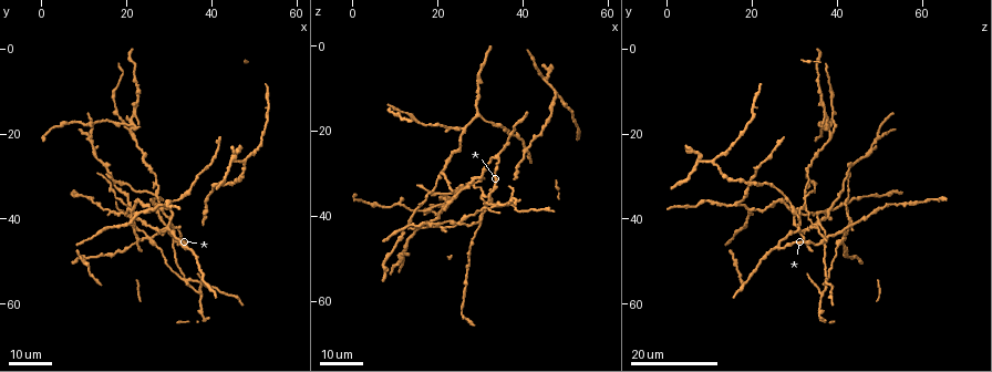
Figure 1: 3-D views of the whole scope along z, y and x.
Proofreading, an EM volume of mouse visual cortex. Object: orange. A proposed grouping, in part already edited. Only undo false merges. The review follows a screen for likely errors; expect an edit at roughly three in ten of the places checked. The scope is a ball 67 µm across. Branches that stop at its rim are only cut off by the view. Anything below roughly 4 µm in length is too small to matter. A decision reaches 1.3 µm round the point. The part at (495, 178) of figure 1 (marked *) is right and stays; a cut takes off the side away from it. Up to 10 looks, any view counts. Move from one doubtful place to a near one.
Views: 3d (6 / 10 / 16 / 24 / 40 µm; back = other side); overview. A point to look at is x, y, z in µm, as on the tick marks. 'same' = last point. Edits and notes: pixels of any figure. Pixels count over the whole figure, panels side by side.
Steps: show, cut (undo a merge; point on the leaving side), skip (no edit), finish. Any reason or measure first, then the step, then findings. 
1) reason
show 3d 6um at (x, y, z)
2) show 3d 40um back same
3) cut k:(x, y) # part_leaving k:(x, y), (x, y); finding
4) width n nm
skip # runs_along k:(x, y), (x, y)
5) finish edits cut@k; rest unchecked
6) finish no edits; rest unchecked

show 3d 16um at (29.5, 42.5, 41.5)

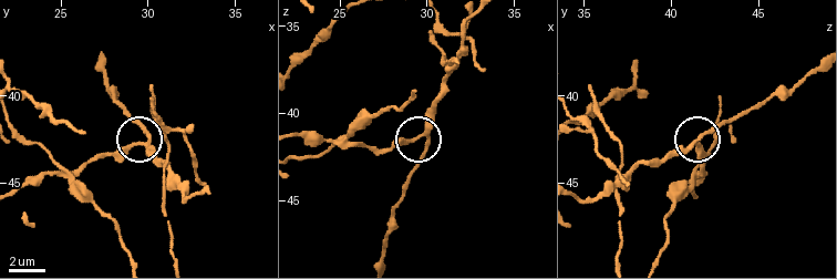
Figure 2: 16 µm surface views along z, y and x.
show 3d 6um at (29.9, 42.8, 41.2)

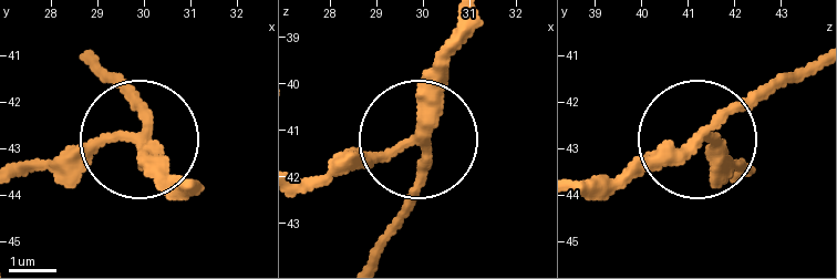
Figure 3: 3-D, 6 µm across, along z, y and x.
arms 3
skip # runs_along 3:(177, 190), (142, 138), (142, 107), (122, 75); one neuron here

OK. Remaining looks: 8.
branch point
show 3d 16um at (24.5, 44.5, 42.0)

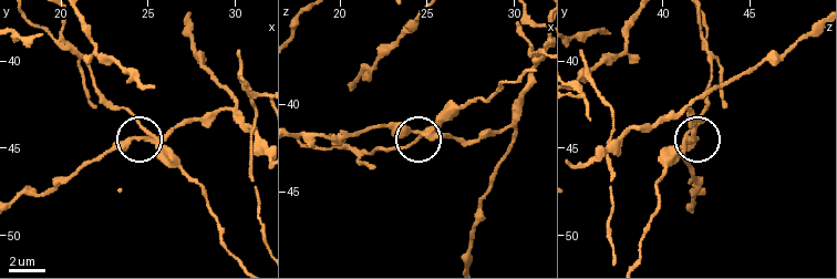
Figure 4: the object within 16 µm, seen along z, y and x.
show 3d 6um at (24.8, 44.1, 41.4)

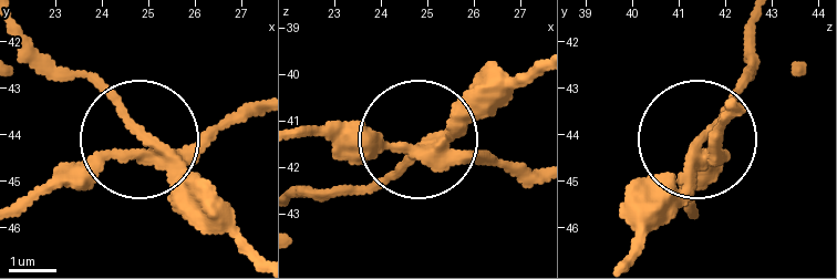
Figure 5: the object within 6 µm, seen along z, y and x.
arms 3
cut 5:(192, 216) # part_leaving 5:(168, 157), (259, 249); two neurons meet here

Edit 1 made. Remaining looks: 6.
arms part here
show 3d 24um at (33.5, 46.5, 26.0)

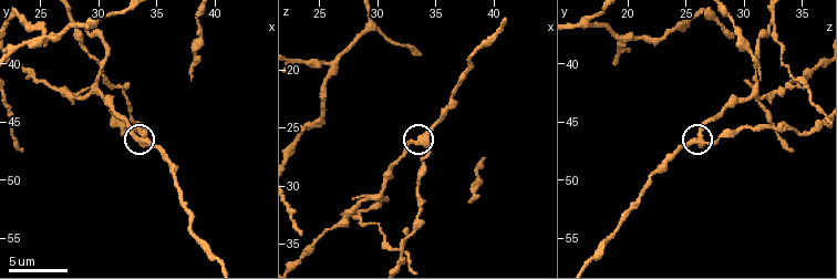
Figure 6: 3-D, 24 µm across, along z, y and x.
show 3d 10um at (33.4, 46.6, 26.0)

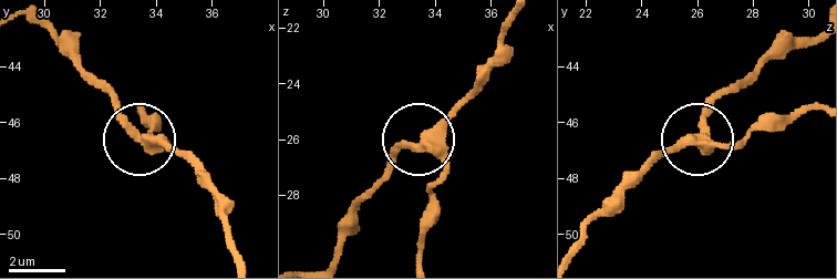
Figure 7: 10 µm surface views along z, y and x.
side_arm 18 um
skip # runs_along 7:(422, 260), (429, 196), (443, 167), (426, 138), (469, 91); continuous, no second neuron

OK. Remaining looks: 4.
side arm on a straight run
show 3d 24um at (47.5, 26.5, 10.5)

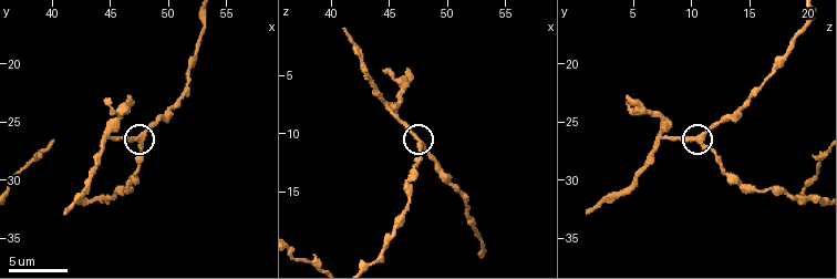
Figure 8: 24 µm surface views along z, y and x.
show 3d 10um at (47.6, 26.4, 10.8)

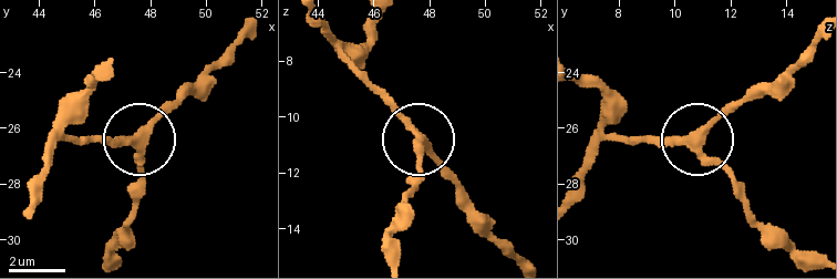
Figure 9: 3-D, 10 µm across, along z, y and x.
side_arm 15 um
skip # runs_along 9:(111, 260), (113, 235), (132, 206), (140, 144), (78, 142); all the same neuron

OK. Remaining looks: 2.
show 3d 6um at (26.4, 37.6, 19.4)

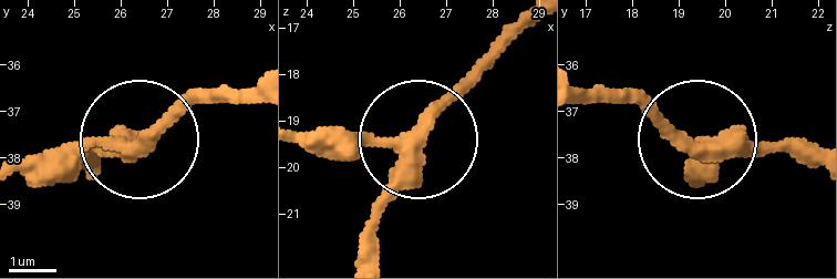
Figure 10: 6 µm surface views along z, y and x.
show 3d 6um back at (26.15, 37.85, 19.45)

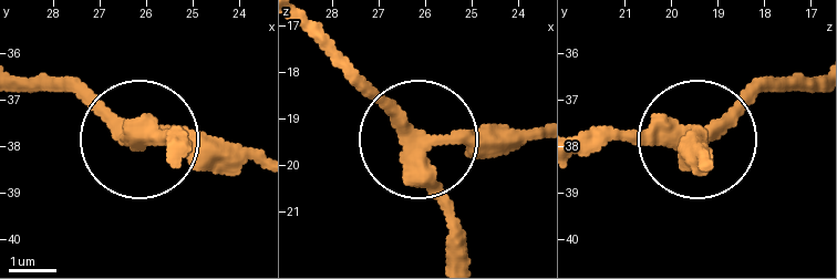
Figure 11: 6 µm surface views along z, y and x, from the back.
arms 4
skip # continuous, no second neuron

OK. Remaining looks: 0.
finish edits cut@5; rest unchecked

